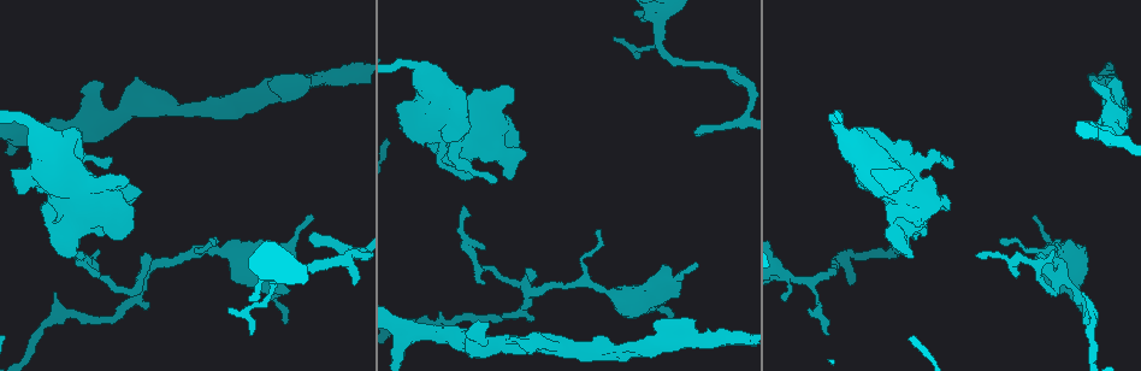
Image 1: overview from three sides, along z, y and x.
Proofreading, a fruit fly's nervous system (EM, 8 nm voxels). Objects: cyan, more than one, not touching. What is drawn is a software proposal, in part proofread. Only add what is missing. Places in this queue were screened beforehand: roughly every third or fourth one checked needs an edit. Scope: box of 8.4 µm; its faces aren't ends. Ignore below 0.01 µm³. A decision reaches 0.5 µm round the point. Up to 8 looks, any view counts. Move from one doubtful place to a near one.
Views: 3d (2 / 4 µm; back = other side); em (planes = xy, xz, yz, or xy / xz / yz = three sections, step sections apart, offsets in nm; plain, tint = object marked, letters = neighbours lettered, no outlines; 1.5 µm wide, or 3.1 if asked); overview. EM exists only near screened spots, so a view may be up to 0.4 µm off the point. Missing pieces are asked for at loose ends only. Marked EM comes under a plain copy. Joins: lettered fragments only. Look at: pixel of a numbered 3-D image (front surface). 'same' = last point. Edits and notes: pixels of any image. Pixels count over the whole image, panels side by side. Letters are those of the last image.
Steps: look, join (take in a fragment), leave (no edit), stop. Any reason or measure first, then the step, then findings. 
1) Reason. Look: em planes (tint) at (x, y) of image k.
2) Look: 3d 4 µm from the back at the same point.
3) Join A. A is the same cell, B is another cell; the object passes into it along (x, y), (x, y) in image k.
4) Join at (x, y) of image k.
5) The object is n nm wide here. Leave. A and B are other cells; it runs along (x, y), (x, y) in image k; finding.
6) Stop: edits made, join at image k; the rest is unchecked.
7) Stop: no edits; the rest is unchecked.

An open end. Look: 3d 2 µm at (312, 233) of image 1.

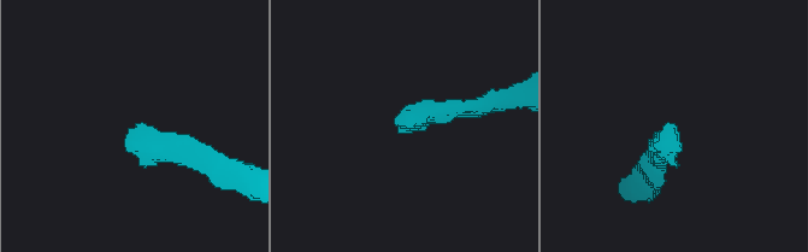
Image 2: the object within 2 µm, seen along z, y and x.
Look: em planes (letters) at (398, 127) of image 2.

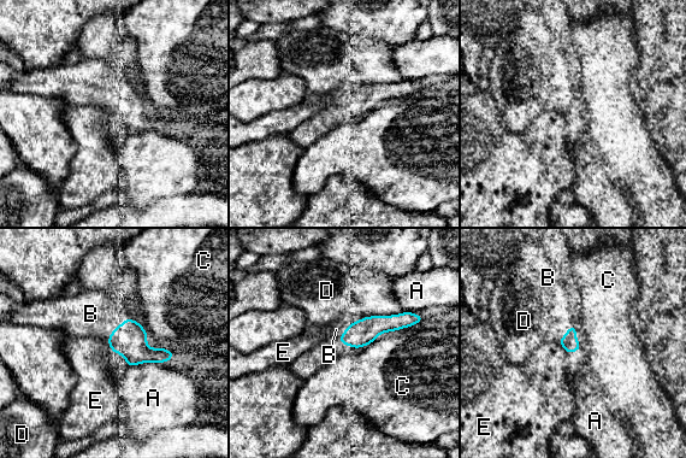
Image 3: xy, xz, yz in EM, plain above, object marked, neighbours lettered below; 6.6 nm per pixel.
Join B. B is the same cell, A, C, D and E are other cells; it goes on there.

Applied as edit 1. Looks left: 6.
Redraw. Look: overview.

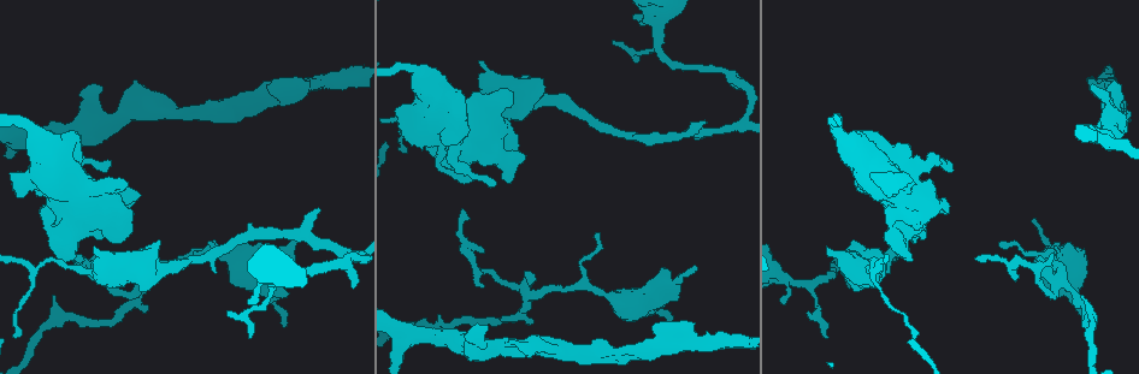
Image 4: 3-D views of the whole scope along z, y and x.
An open end. Look: 3d 4 µm at (599, 235) of image 4.

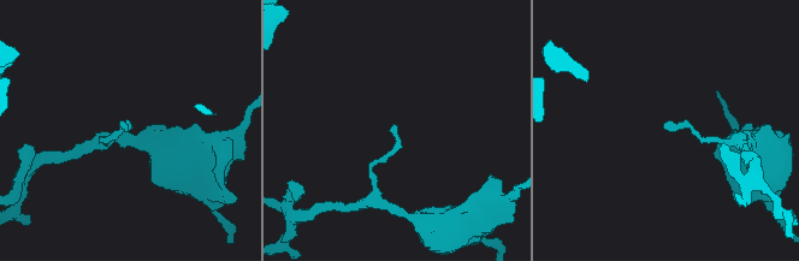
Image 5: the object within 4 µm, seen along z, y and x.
Shape alone is not enough. Look: em yz step 4 (letters) at (396, 125) of image 5.

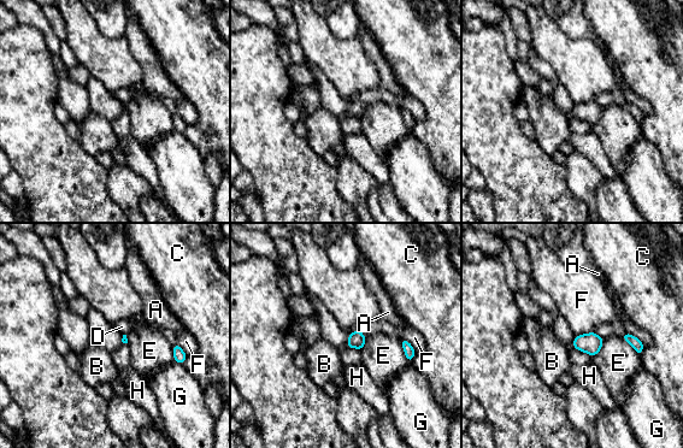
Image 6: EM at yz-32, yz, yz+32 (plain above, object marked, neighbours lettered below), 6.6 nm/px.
Cut it another way. Look: em planes (letters) at the same point.

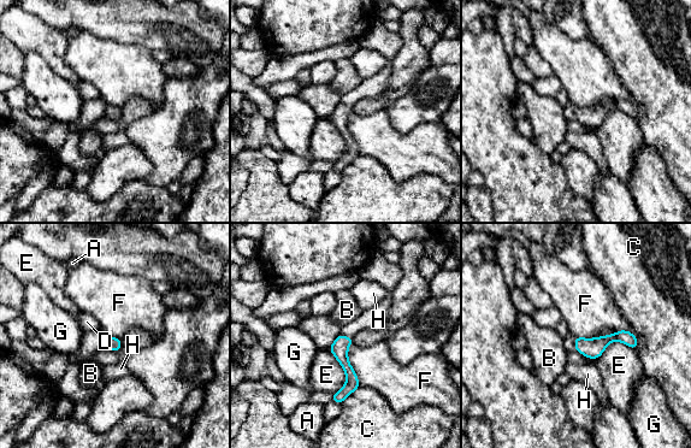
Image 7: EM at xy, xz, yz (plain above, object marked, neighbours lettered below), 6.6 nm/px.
The object is 90 nm wide here. Leave. A, B, C, D, E, F, G and H are other cells; a border runs along (352, 342), (348, 361), (360, 385) in image 7; no lettered fragment goes on from it.

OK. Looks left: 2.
Thin end. Look: em xz step 4 (tint) at (1081, 296) of image 4.

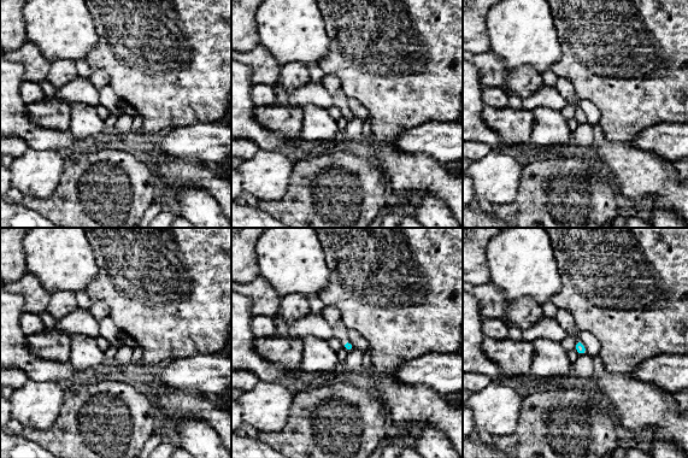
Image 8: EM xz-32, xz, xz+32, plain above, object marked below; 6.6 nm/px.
Cut it another way. Look: em planes (letters) at the same point.

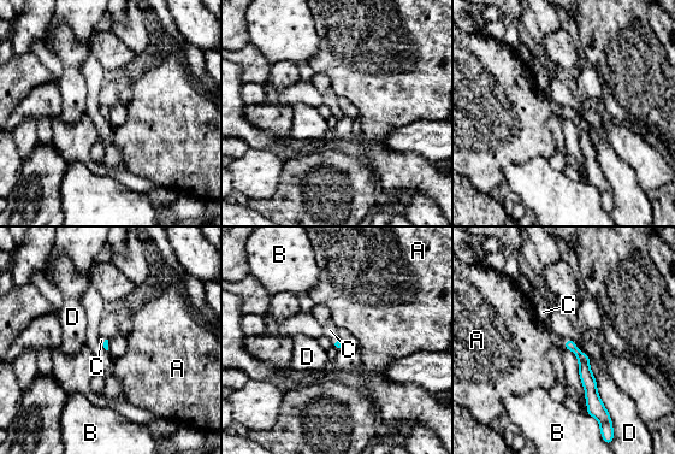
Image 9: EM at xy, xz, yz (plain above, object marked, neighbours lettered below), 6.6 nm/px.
Join C. C is the same cell, A, B and D are other cells; it goes on there.

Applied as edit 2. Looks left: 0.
Stop: edits made, join at image 3, join at image 9; the rest is unchecked.

